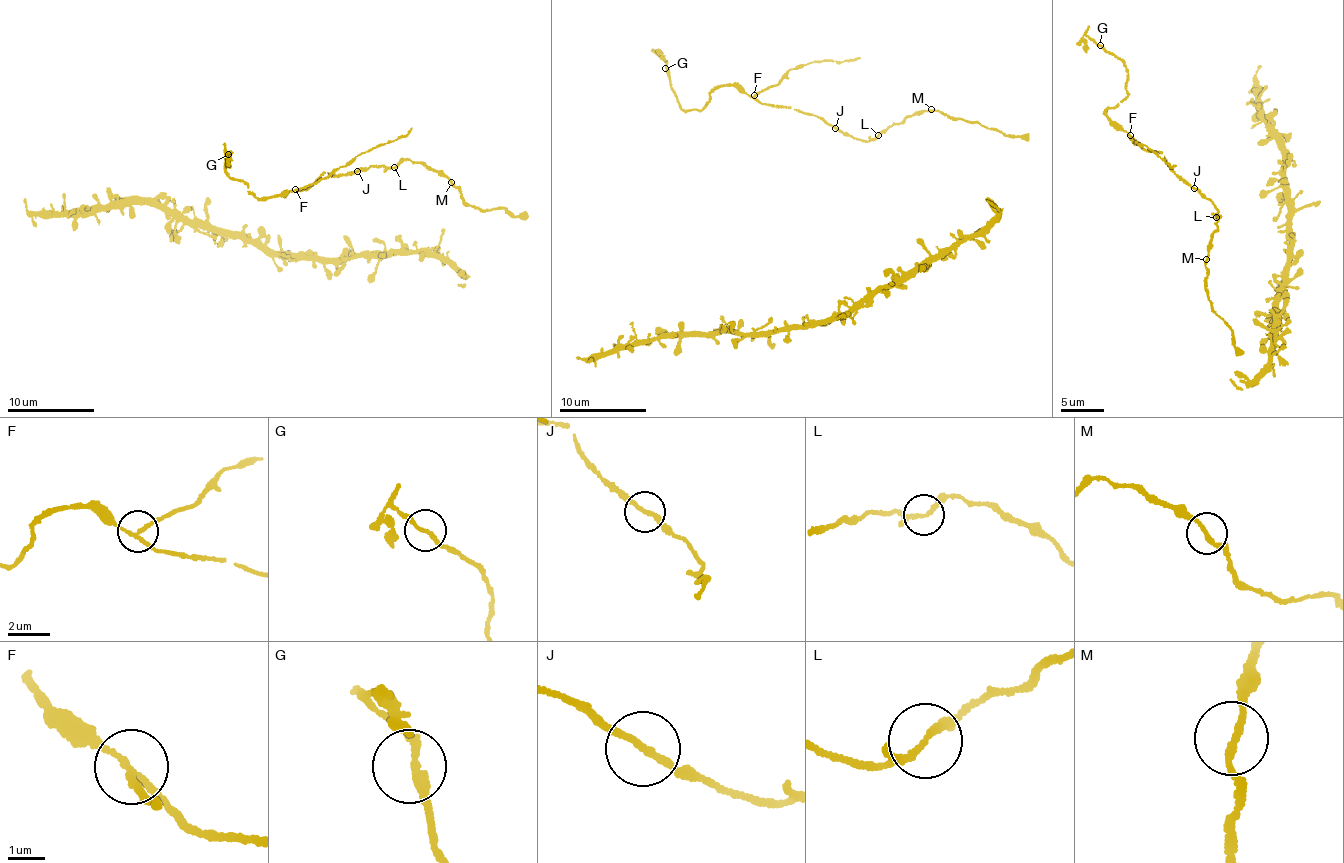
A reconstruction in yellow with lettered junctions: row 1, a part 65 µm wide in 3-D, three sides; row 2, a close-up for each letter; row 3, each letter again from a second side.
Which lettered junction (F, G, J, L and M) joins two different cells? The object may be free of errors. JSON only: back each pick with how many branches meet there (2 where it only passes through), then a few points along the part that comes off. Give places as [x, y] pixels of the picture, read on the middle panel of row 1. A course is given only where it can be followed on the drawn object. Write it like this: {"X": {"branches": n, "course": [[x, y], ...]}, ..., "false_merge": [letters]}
{"F": {"branches": 3, "course": [[754, 96], [781, 84], [789, 70], [802, 65], [859, 58]]}, "false_merge": ["F"]}

